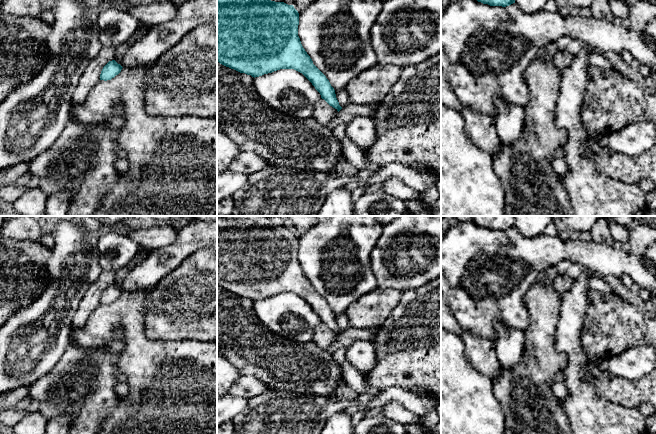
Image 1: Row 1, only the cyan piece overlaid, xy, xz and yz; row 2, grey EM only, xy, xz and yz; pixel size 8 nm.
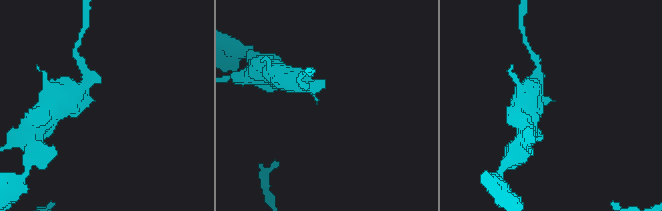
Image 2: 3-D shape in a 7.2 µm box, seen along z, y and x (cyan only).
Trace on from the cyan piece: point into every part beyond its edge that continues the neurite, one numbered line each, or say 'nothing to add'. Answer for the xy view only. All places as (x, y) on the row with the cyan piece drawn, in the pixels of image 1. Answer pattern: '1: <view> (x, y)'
nothing to add

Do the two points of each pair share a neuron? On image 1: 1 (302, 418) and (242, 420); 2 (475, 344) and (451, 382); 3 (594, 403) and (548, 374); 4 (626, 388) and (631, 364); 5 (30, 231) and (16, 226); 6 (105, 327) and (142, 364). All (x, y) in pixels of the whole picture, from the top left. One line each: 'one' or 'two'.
1: one
2: two
3: two
4: two
5: one
6: one

